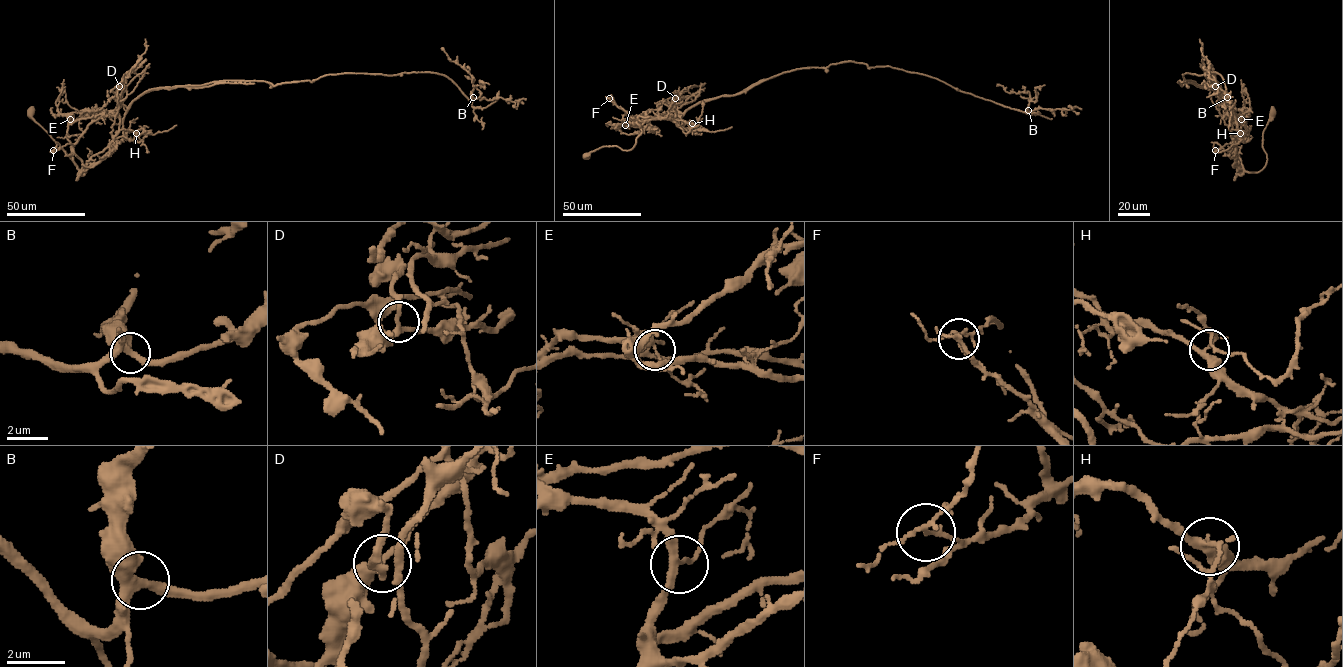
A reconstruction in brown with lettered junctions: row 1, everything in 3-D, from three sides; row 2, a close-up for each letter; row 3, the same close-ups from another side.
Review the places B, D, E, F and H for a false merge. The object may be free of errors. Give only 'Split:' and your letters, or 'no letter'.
Split: F

